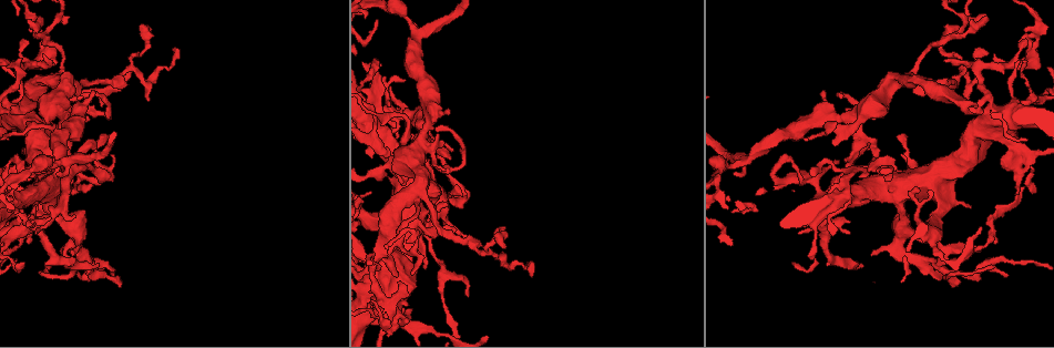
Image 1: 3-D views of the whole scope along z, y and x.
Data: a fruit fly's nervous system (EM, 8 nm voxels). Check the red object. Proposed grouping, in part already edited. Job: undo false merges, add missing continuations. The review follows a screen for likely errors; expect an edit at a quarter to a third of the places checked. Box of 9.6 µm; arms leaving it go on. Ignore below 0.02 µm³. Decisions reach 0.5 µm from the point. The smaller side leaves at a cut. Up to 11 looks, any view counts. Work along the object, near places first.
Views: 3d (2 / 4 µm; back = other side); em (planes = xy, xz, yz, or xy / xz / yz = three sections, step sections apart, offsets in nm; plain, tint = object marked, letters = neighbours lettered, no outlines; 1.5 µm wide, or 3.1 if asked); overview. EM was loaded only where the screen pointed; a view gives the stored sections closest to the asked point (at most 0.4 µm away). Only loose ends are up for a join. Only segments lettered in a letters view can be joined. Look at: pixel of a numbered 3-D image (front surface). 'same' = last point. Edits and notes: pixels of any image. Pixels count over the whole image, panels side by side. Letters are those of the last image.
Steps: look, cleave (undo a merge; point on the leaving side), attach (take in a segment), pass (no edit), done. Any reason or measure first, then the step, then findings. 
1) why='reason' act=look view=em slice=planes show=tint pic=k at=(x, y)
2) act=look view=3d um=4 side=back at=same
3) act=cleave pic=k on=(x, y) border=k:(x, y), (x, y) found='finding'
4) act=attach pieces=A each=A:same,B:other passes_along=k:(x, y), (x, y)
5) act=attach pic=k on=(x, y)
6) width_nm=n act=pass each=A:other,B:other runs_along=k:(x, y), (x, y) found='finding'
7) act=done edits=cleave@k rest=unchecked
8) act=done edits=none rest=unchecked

why='abrupt turn' act=look view=3d um=2 pic=1 at=(146, 44)

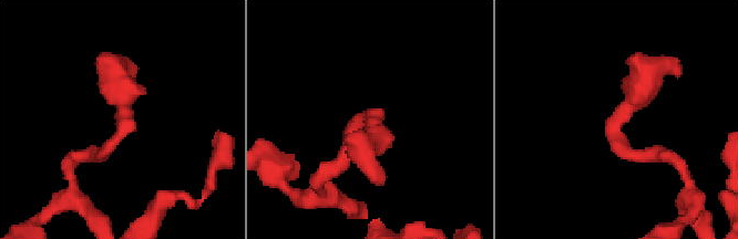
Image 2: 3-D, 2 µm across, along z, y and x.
why='now the EM' act=look view=em slice=planes show=letters pic=2 at=(369, 122)

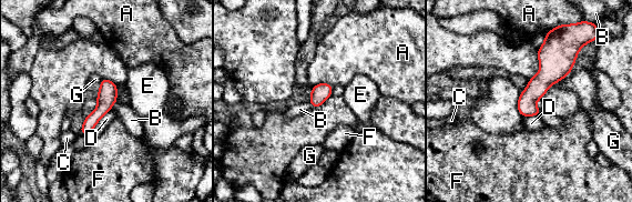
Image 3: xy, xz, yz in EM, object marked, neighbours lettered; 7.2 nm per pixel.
act=pass each=A:other,B:other,C:other,D:other,E:other,F:other,G:other runs_along=3:(104, 81), (104, 105), (83, 131) found='all the same neuron'

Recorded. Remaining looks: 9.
why='sharp bend' act=look view=em slice=xy step=8 show=tint pic=1 at=(66, 117)

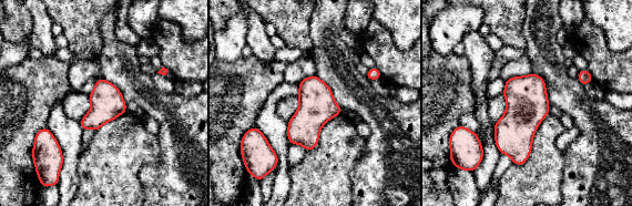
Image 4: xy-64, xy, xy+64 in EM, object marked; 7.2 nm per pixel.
act=look view=em slice=planes show=tint at=same

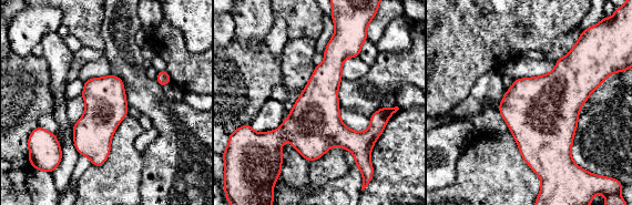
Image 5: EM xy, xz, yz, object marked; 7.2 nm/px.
act=look view=em slice=planes show=letters at=same

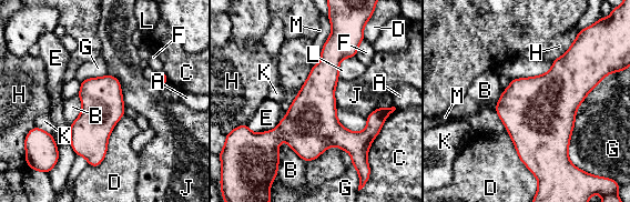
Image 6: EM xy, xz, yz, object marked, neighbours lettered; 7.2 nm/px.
act=pass each=A:other,B:other,C:other,D:other,E:other,F:other,G:other,H:other,J:other,K:other,L:other,M:other found='all the same neuron'

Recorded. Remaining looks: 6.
why='branch stops here' act=look view=em slice=planes show=tint pic=1 at=(113, 156)

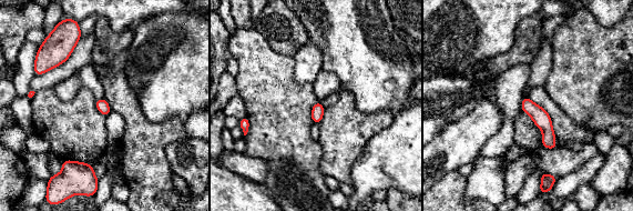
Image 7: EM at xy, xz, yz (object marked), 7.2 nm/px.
why='what lies round it' act=look view=em slice=planes show=letters at=same

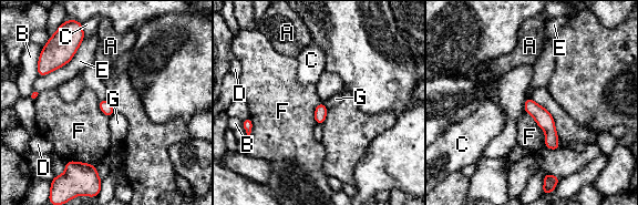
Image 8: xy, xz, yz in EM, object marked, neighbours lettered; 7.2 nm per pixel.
act=pass each=A:other,B:other,C:other,D:other,E:other,F:other,G:other runs_along=8:(528, 101), (549, 127), (555, 146) found='no lettered segment goes on from it'

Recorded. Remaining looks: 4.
why='an open end' act=look view=em slice=planes show=letters pic=1 at=(1028, 40)

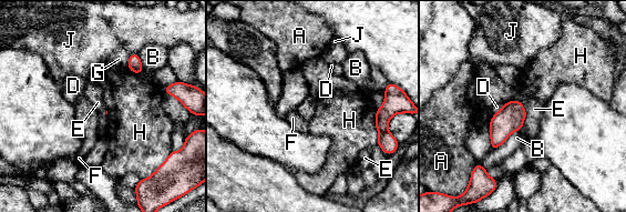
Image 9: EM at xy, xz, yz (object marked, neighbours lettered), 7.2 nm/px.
act=pass each=A:other,B:other,D:other,E:other,F:other,G:other,H:other,J:other border=9:(514, 99), (525, 111), (521, 130) found='no lettered segment goes on from it'

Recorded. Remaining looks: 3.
why='branch stops here' act=look view=em slice=planes show=letters pic=1 at=(1017, 193)

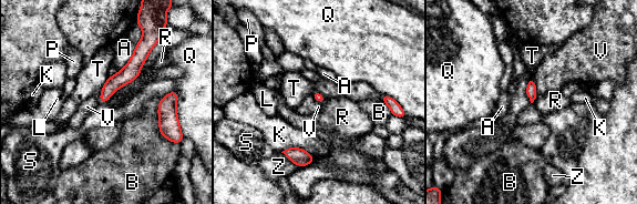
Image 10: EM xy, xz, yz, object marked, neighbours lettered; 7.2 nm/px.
act=pass each=A:other,B:other,K:other,L:other,P:other,Q:other,R:other,S:other,T:other,V:other,Z:other runs_along=10:(144, 42), (135, 63), (102, 100) found='no lettered segment goes on from it'

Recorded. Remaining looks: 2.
act=done edits=none rest=unchecked

